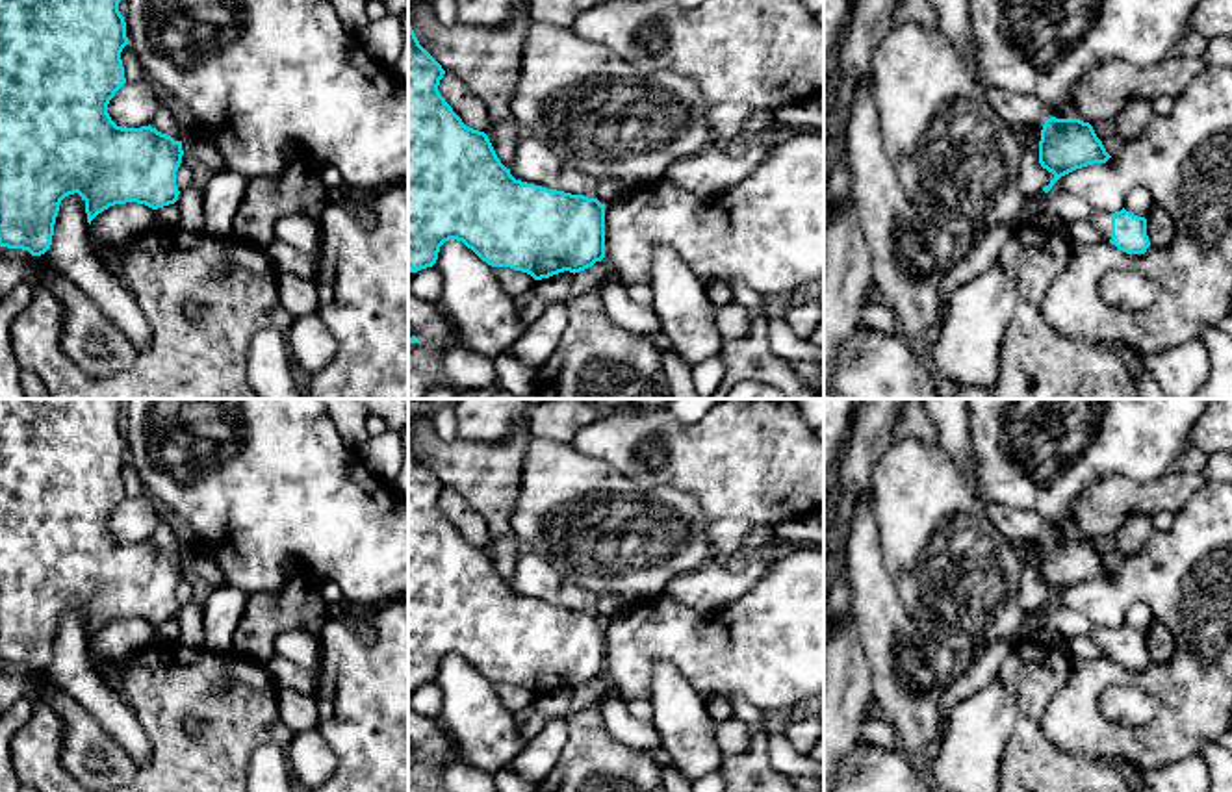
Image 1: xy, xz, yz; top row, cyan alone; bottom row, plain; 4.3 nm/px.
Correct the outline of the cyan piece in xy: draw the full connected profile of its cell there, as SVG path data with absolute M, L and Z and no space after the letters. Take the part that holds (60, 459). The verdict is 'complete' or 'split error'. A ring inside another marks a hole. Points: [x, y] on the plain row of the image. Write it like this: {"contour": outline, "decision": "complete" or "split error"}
{"contour": "M0 399L0 662L45 670L59 620L74 608L85 618L89 640L115 620L137 618L158 625L178 616L182 556L150 540L117 542L108 529L109 516L126 499L121 475L128 460L119 427L122 410L121 399Z", "decision": "complete"}

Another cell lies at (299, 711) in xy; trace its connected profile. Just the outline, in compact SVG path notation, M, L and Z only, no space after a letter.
M278 688L276 707L282 722L295 735L315 729L319 720L319 709L314 696L291 688Z

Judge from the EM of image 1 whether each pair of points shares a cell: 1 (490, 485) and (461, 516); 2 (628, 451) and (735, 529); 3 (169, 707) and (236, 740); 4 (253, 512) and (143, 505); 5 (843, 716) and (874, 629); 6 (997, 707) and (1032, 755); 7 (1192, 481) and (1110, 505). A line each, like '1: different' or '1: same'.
1: different
2: same
3: same
4: different
5: different
6: different
7: same

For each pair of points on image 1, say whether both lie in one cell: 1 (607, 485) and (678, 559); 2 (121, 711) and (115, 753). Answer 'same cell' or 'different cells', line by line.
1: same cell
2: different cells

